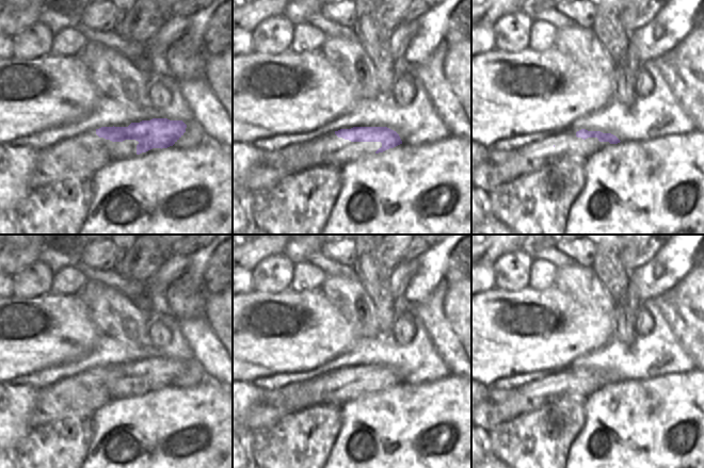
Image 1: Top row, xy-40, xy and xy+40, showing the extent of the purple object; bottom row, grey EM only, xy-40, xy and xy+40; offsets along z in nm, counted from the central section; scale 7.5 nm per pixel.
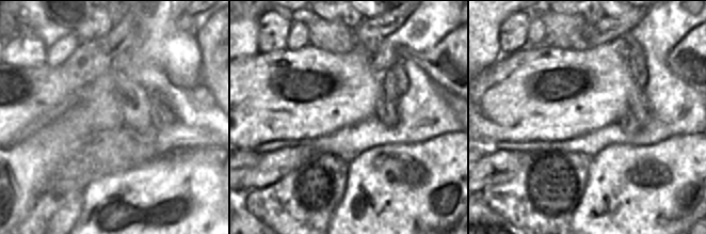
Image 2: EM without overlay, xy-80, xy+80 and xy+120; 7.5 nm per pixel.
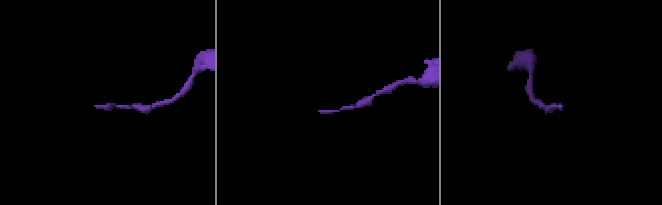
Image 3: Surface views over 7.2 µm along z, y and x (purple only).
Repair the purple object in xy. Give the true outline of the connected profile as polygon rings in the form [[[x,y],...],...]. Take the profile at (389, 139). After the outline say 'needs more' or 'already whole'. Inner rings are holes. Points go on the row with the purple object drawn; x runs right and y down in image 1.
[[[353,127],[335,131],[335,134],[351,142],[381,142],[382,147],[375,154],[402,144],[399,134],[387,127]]]; already whole

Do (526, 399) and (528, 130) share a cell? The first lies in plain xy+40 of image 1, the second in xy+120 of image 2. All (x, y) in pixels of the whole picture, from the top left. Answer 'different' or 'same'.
different

